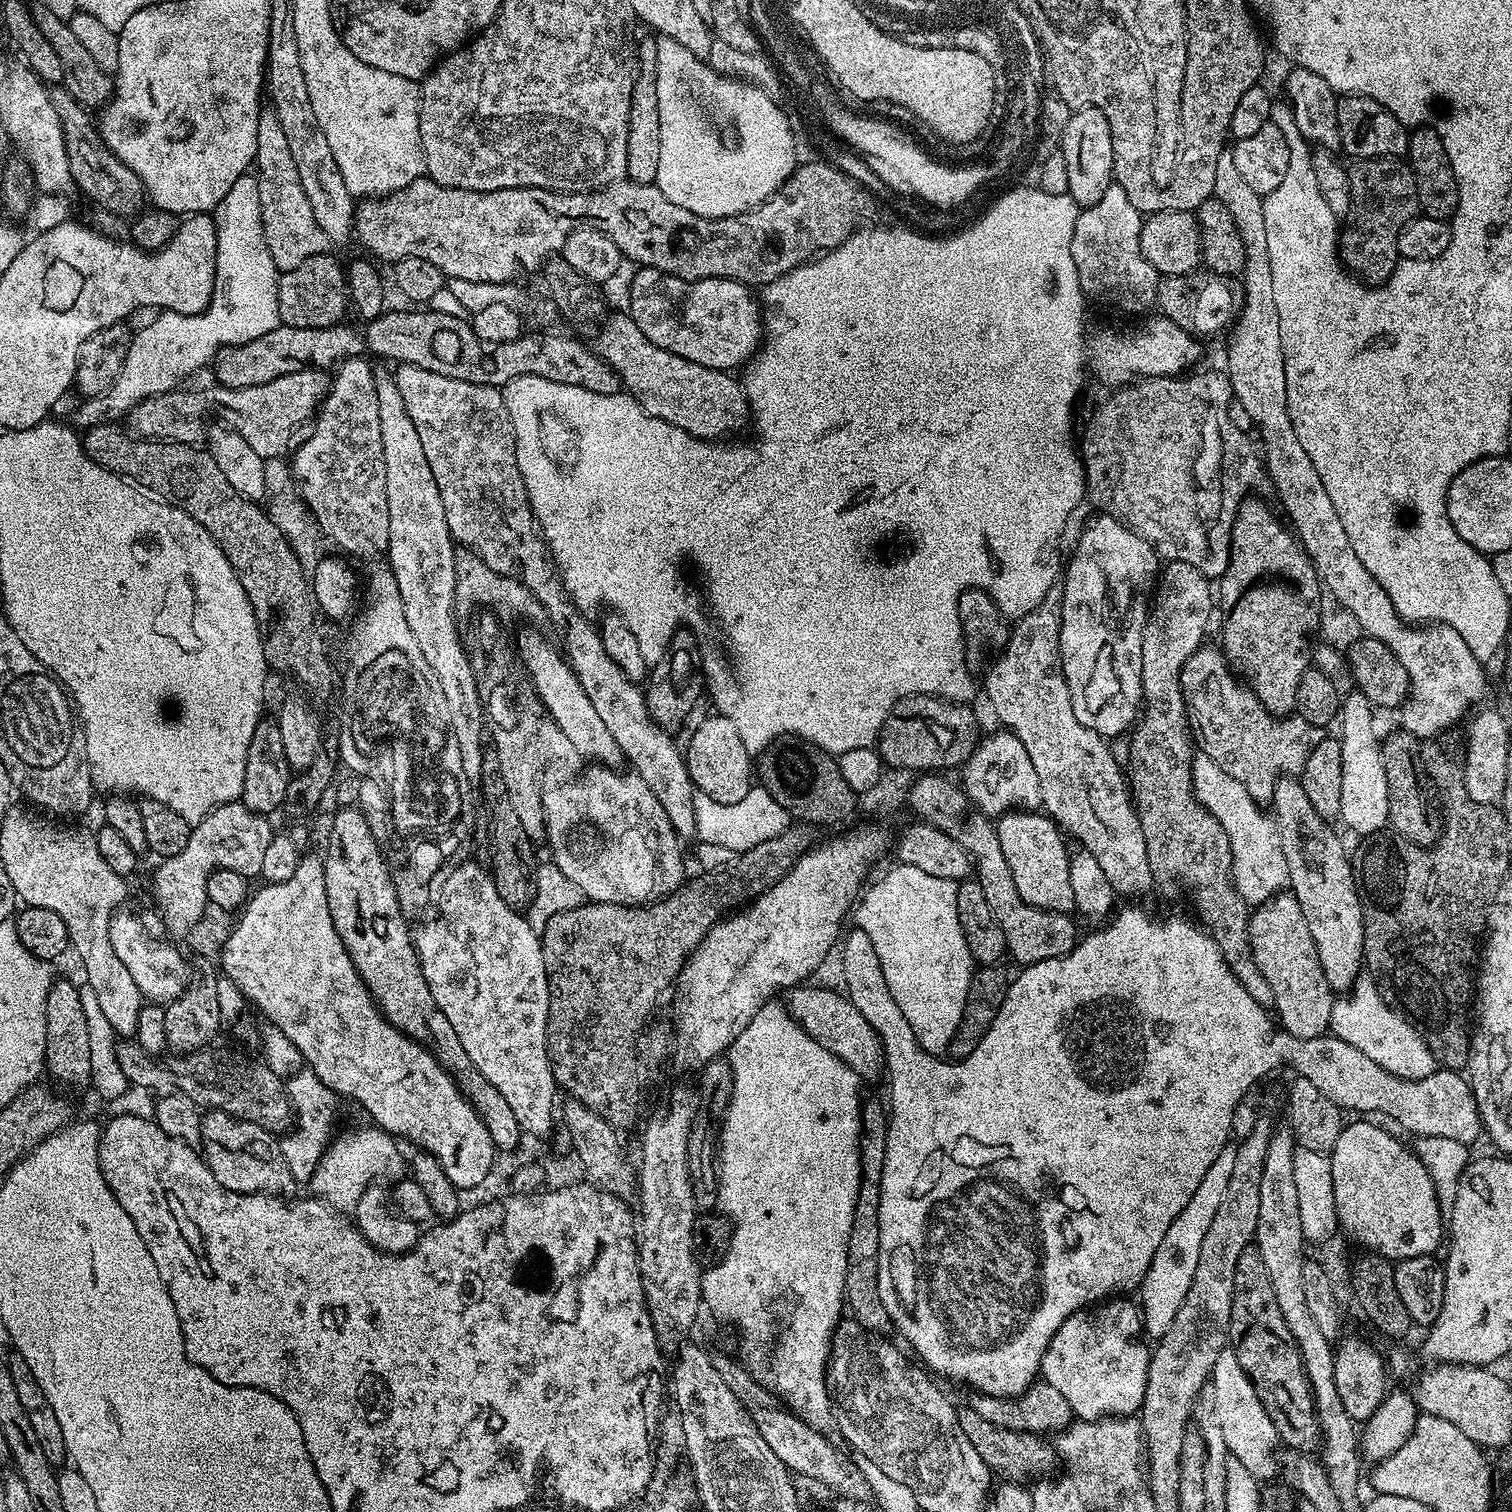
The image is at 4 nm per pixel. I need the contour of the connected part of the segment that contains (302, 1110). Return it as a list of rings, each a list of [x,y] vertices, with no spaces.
[[[307,1066],[293,1076],[287,1077],[286,1091],[291,1111],[294,1113],[294,1127],[279,1137],[282,1158],[284,1165],[290,1170],[293,1181],[308,1182],[333,1140],[332,1127],[336,1124],[338,1097]]]

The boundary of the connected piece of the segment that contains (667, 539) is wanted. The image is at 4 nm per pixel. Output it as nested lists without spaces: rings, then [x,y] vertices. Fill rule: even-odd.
[[[1020,187],[1009,200],[1002,202],[1002,206],[997,206],[993,211],[985,211],[984,220],[970,225],[965,232],[960,232],[957,236],[947,234],[938,242],[927,239],[915,240],[908,237],[908,232],[875,232],[872,226],[864,226],[865,228],[861,227],[859,231],[849,236],[846,242],[833,248],[831,252],[817,255],[807,264],[799,264],[795,270],[788,272],[782,278],[763,285],[762,343],[752,359],[742,368],[744,398],[750,409],[751,423],[753,425],[756,423],[756,441],[753,444],[732,444],[727,448],[724,445],[727,443],[702,440],[699,436],[692,436],[686,430],[680,430],[678,426],[662,418],[645,414],[635,396],[624,390],[614,394],[594,394],[594,390],[586,390],[582,386],[566,386],[537,376],[519,376],[503,385],[504,405],[506,410],[510,410],[510,418],[514,426],[518,470],[526,486],[528,504],[536,515],[536,523],[545,544],[548,545],[548,551],[556,561],[556,571],[564,581],[564,590],[576,607],[589,610],[588,608],[600,608],[605,604],[605,609],[620,615],[630,630],[637,635],[642,654],[652,662],[661,660],[668,650],[672,635],[685,626],[691,625],[688,623],[700,612],[700,600],[696,597],[695,590],[690,585],[684,584],[684,563],[689,560],[704,579],[704,588],[708,591],[708,604],[712,607],[713,614],[720,619],[720,628],[728,639],[728,652],[732,655],[732,665],[719,660],[716,656],[710,657],[709,660],[707,657],[703,661],[702,671],[706,677],[706,692],[707,695],[712,695],[711,707],[719,715],[730,718],[730,722],[734,722],[734,727],[738,729],[738,738],[742,738],[742,746],[746,746],[748,755],[753,758],[759,757],[761,752],[773,747],[774,742],[779,741],[776,740],[779,736],[797,736],[800,739],[797,741],[807,742],[819,748],[821,752],[833,754],[873,747],[880,736],[880,728],[892,712],[892,708],[908,696],[933,696],[952,701],[953,704],[971,705],[976,692],[978,696],[978,688],[977,685],[975,688],[971,684],[972,676],[968,673],[970,660],[966,655],[964,625],[960,614],[960,599],[966,595],[964,584],[985,584],[995,594],[996,600],[1004,603],[1009,617],[1019,618],[1033,612],[1039,606],[1040,600],[1046,598],[1050,589],[1057,587],[1062,576],[1062,572],[1055,568],[1054,563],[1054,538],[1060,532],[1060,524],[1074,515],[1070,507],[1075,505],[1080,508],[1086,496],[1084,462],[1078,451],[1077,437],[1076,440],[1072,437],[1072,411],[1075,410],[1076,399],[1084,388],[1084,372],[1086,376],[1086,332],[1084,336],[1086,297],[1080,288],[1078,270],[1074,270],[1074,258],[1070,254],[1070,238],[1074,234],[1077,211],[1078,206],[1067,195],[1046,194],[1042,190]]]

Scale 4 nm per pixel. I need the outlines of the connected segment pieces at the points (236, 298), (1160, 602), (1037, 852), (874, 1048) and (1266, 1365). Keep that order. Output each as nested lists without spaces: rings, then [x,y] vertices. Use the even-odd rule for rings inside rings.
[[[245,174],[230,186],[226,198],[214,210],[216,222],[216,293],[212,303],[204,312],[196,316],[184,316],[180,312],[161,311],[145,328],[136,328],[130,350],[124,356],[124,365],[118,378],[111,386],[112,412],[116,416],[128,414],[143,398],[162,395],[177,387],[179,376],[191,377],[197,369],[205,367],[221,348],[230,344],[245,344],[254,338],[262,338],[270,330],[278,327],[280,311],[276,297],[278,270],[270,250],[266,246],[262,226],[262,198],[258,198],[258,182],[255,175]]]
[[[1181,560],[1167,561],[1159,573],[1142,634],[1144,699],[1138,723],[1131,733],[1130,795],[1142,822],[1153,881],[1172,892],[1180,887],[1188,891],[1196,907],[1195,919],[1212,935],[1218,950],[1222,950],[1222,958],[1226,958],[1226,966],[1234,970],[1234,978],[1242,982],[1254,1002],[1268,1006],[1272,1004],[1272,994],[1254,962],[1246,935],[1250,906],[1240,897],[1232,881],[1231,837],[1222,830],[1214,814],[1200,805],[1192,788],[1194,736],[1190,731],[1188,706],[1180,689],[1180,671],[1205,643],[1204,631],[1208,628],[1212,608],[1214,612],[1214,588],[1208,584],[1211,584],[1209,577]]]
[[[1013,810],[1005,812],[995,821],[998,842],[1002,846],[1002,854],[1006,854],[1006,866],[1010,866],[1010,874],[1014,878],[1014,886],[1018,886],[1018,894],[1022,894],[1022,902],[1047,912],[1077,911],[1073,887],[1070,886],[1070,851],[1064,845],[1065,833],[1051,816],[1040,810]]]
[[[797,986],[787,993],[786,1007],[792,1019],[802,1025],[804,1031],[814,1037],[823,1048],[852,1067],[861,1078],[883,1073],[886,1068],[884,1043],[874,1025],[862,1016],[862,1010],[858,1010],[858,1006],[854,1006],[847,995],[840,993],[839,996],[828,988],[808,987]]]
[[[1252,1246],[1245,1250],[1242,1258],[1238,1258],[1238,1266],[1234,1270],[1234,1298],[1230,1306],[1228,1334],[1230,1347],[1236,1353],[1238,1362],[1242,1362],[1242,1370],[1246,1370],[1262,1406],[1266,1406],[1266,1414],[1270,1414],[1270,1420],[1274,1422],[1281,1441],[1296,1452],[1315,1453],[1321,1441],[1320,1423],[1316,1417],[1312,1387],[1304,1369],[1302,1354],[1298,1350],[1298,1342],[1294,1342],[1294,1334],[1290,1334],[1290,1326],[1286,1326],[1286,1318],[1282,1318],[1282,1310],[1278,1310],[1278,1298],[1274,1298],[1274,1286],[1266,1271],[1266,1262],[1262,1262],[1259,1252]]]

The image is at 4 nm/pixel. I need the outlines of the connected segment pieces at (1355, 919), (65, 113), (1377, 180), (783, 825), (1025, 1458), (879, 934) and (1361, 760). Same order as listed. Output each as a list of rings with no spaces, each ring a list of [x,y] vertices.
[[[1282,776],[1274,786],[1270,806],[1276,810],[1274,819],[1282,838],[1282,854],[1286,854],[1286,870],[1288,882],[1293,896],[1298,898],[1298,906],[1302,906],[1302,914],[1306,914],[1306,926],[1310,926],[1310,938],[1314,938],[1314,946],[1318,950],[1318,962],[1322,962],[1322,974],[1326,974],[1326,982],[1333,993],[1344,994],[1360,979],[1364,962],[1364,906],[1358,876],[1354,864],[1348,861],[1344,853],[1344,844],[1336,837],[1336,832],[1329,821],[1324,820],[1314,810],[1306,790],[1299,779]]]
[[[66,90],[52,92],[54,110],[58,110],[58,118],[62,122],[62,130],[66,138],[66,154],[70,158],[70,170],[73,181],[93,200],[101,204],[108,212],[116,216],[128,216],[135,218],[145,211],[146,189],[138,174],[130,170],[116,157],[106,146],[106,142],[100,137],[100,130],[93,113],[84,105],[79,104]]]
[[[1381,158],[1379,160],[1356,160],[1348,173],[1350,190],[1352,191],[1352,225],[1341,231],[1338,236],[1338,255],[1345,265],[1363,283],[1369,286],[1379,286],[1392,276],[1398,263],[1396,251],[1396,235],[1400,227],[1409,224],[1417,215],[1420,203],[1416,197],[1416,179],[1412,177],[1412,169],[1407,163],[1396,158]]]
[[[753,786],[742,802],[718,802],[706,794],[697,792],[694,798],[694,822],[696,836],[703,842],[715,842],[738,853],[746,853],[770,838],[778,838],[787,830],[790,817],[785,808],[778,806],[774,798],[762,786]]]
[[[964,1406],[957,1411],[956,1417],[962,1426],[962,1434],[970,1438],[970,1446],[978,1450],[982,1462],[991,1468],[999,1477],[1007,1478],[1012,1482],[1032,1482],[1045,1475],[1044,1468],[1057,1467],[1058,1457],[1055,1447],[1043,1444],[1039,1435],[1031,1432],[1015,1432],[1006,1430],[1002,1426],[994,1426],[994,1422],[986,1422],[982,1414],[973,1408]]]
[[[897,863],[895,867],[873,886],[872,892],[865,891],[859,897],[854,908],[854,924],[867,934],[870,942],[874,942],[882,974],[886,976],[886,986],[890,986],[890,994],[894,994],[898,1010],[902,1010],[907,1020],[912,1021],[912,1032],[929,1052],[940,1054],[954,1039],[962,1022],[974,961],[960,930],[953,881],[926,874],[926,870],[918,870],[918,866]]]
[[[1359,690],[1343,697],[1338,717],[1338,739],[1342,746],[1342,810],[1339,823],[1349,828],[1349,833],[1369,831],[1372,827],[1381,829],[1388,824],[1386,813],[1390,809],[1390,802],[1386,794],[1386,766],[1382,766],[1380,753],[1381,737],[1376,737],[1376,720],[1372,717],[1374,707],[1366,694]]]

